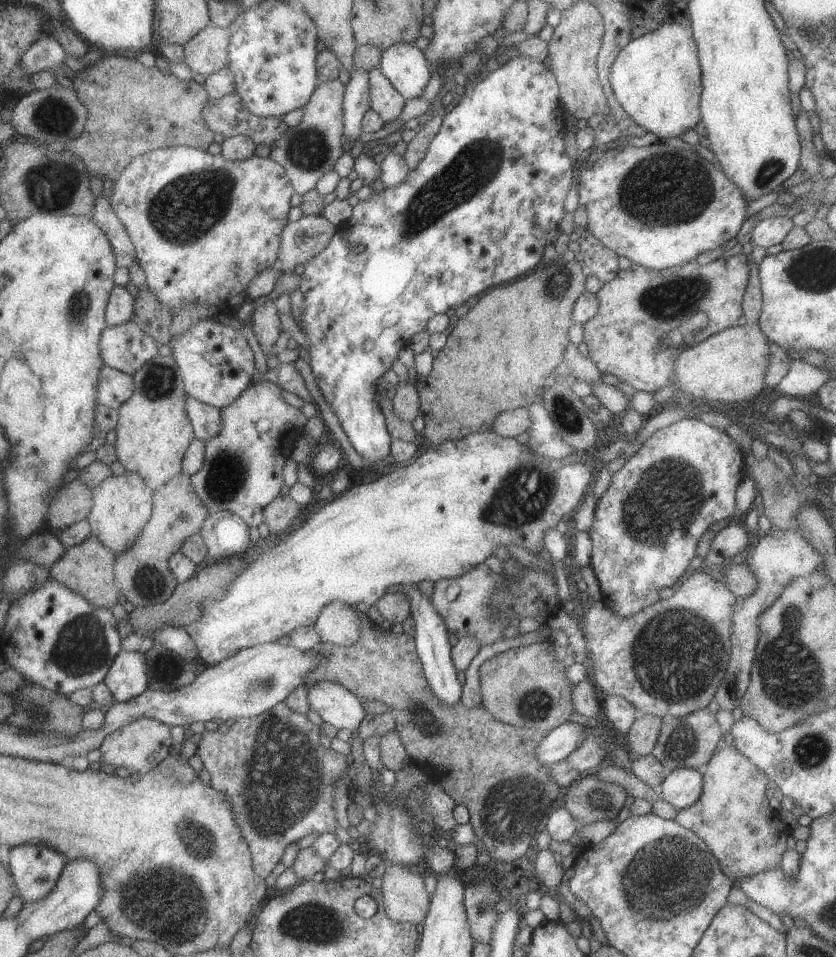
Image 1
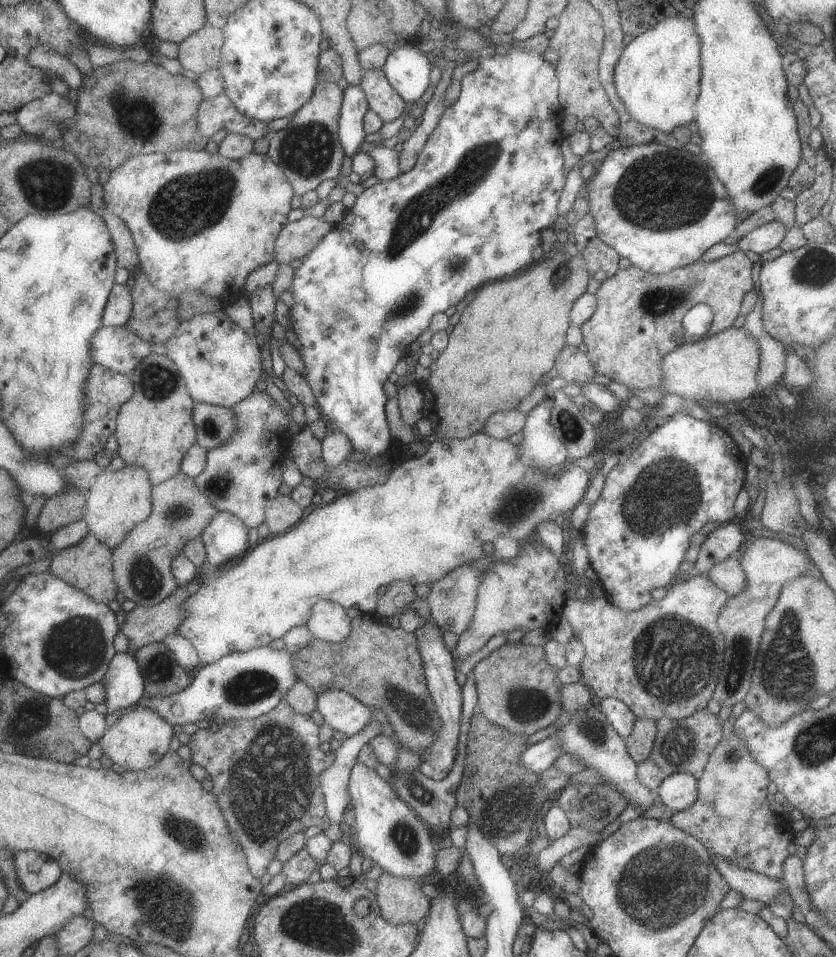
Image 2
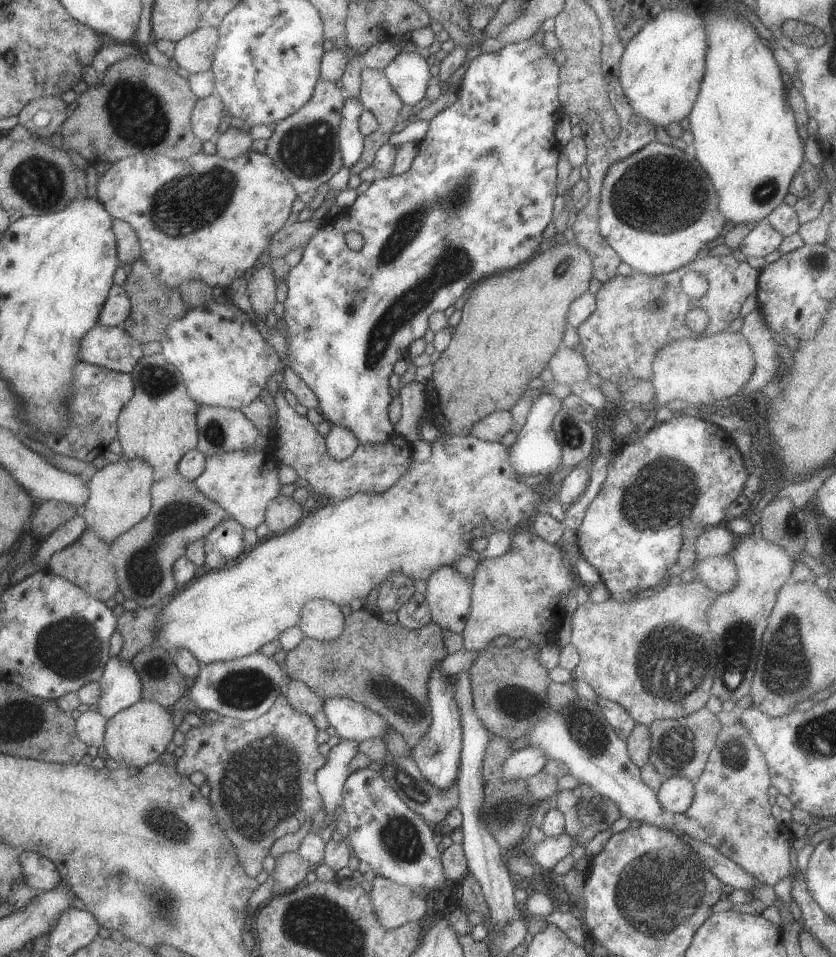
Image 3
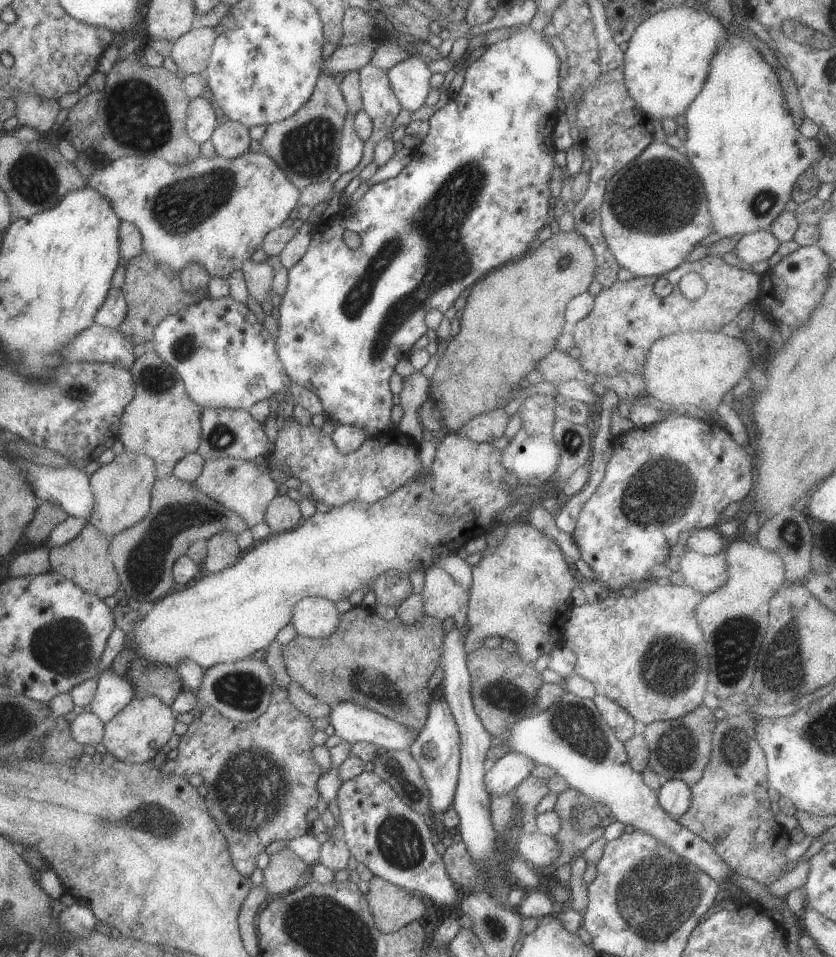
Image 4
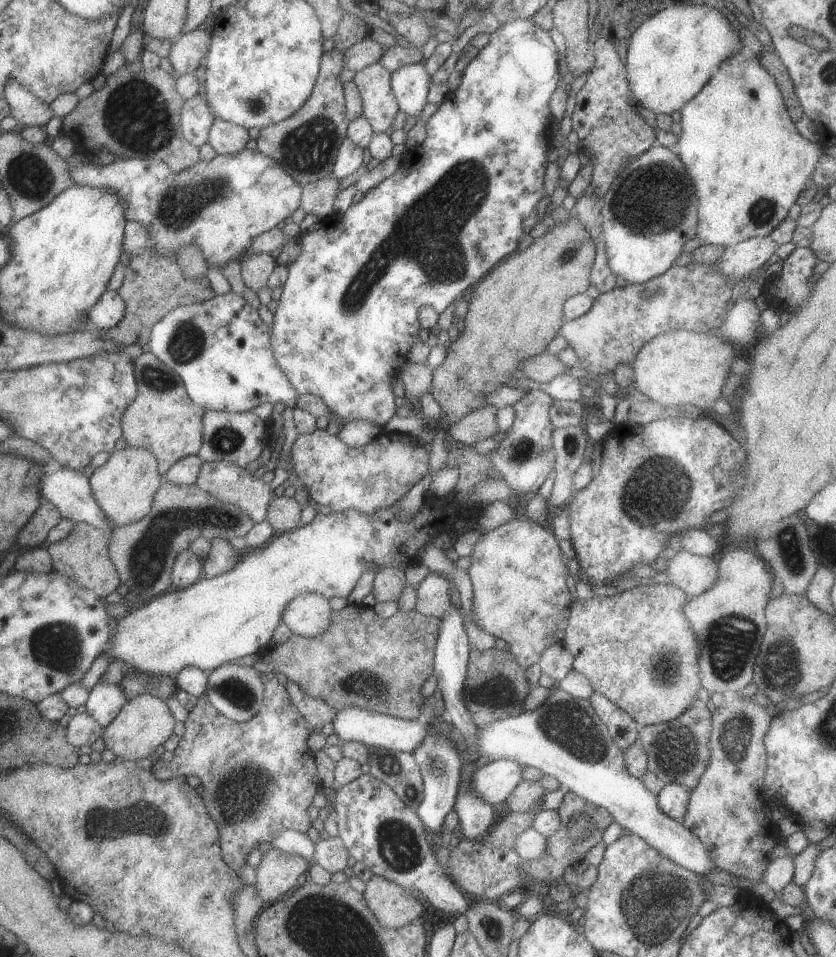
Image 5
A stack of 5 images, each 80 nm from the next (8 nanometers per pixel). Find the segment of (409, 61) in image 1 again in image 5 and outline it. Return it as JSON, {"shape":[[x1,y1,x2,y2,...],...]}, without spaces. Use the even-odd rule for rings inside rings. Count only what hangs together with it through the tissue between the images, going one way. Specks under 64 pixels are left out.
{"shape":[[423,63,407,64,390,74,390,88,398,109,407,116,419,119,431,84]]}

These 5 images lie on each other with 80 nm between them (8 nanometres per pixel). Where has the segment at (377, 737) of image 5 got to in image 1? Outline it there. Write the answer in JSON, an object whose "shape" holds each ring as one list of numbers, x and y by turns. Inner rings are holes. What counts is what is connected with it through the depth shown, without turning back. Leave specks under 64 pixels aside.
{"shape":[[317,681,304,684,309,710,317,712,322,722,335,726,338,730,358,728,364,710,362,702,352,692,331,681]]}

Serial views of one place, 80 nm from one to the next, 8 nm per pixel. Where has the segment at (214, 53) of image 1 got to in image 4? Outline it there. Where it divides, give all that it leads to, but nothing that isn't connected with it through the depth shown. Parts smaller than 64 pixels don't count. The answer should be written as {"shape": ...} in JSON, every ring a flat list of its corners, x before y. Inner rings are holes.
{"shape":[[198,25,179,36,172,43,170,51,170,58,177,66,177,70,185,75,203,73,215,38,215,28]]}

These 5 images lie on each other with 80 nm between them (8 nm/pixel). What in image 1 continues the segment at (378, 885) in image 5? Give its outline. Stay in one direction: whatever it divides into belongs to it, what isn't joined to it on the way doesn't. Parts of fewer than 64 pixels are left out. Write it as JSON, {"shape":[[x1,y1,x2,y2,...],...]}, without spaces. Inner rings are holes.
{"shape":[[386,865,379,890,389,920,416,925,425,918,430,896,425,891,423,879,423,875,407,867]]}

